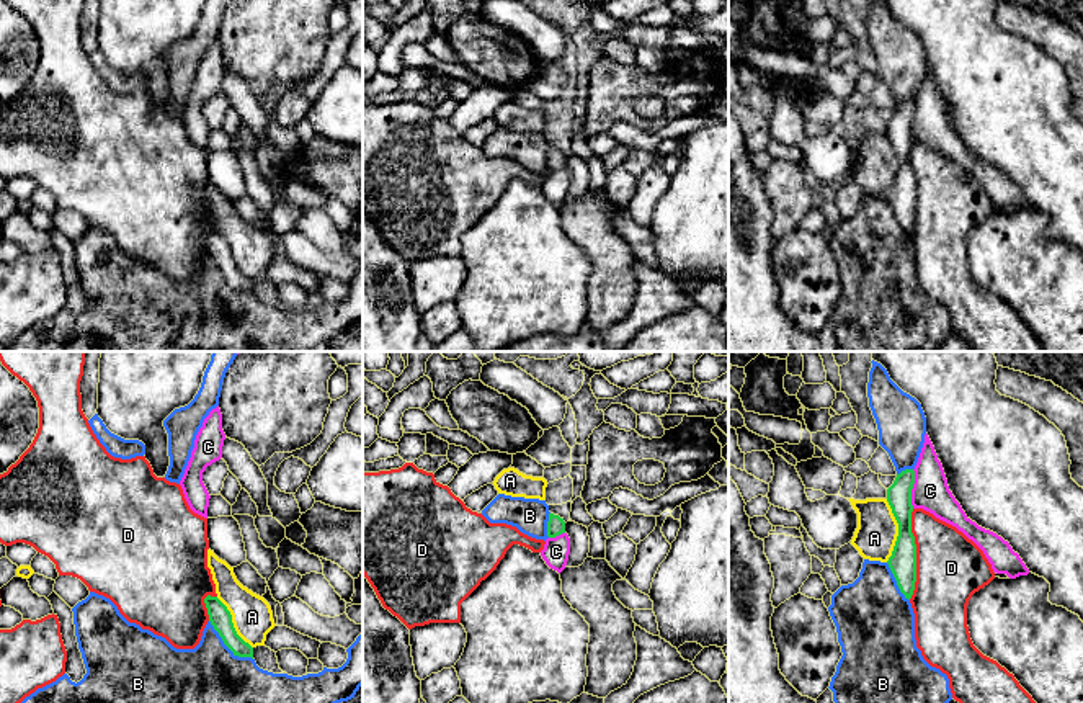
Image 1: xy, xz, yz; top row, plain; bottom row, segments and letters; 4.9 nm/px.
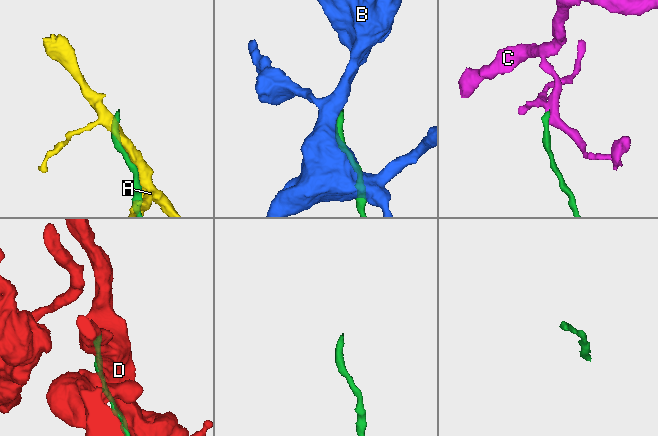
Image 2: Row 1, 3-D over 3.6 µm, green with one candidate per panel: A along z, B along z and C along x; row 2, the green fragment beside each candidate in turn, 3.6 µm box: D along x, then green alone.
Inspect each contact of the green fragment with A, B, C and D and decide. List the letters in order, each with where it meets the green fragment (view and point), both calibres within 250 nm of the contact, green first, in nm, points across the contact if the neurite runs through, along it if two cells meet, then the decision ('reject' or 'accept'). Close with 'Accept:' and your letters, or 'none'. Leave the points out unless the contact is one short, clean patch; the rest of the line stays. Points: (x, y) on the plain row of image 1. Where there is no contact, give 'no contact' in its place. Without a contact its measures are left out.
A: yz (899, 164) | 140/200 nm | reject
B: xy (227, 280) | 110/460 nm | reject
C: yz (912, 121) | 130/180 nm | across yz (899, 129), (904, 129), (912, 121), (927, 121), (930, 125) | accept
D: yz (915, 188) | 140/340 nm | reject
Accept: C

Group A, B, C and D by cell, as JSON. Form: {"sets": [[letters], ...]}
{"sets": [["A"], ["B"], ["C"], ["D"]]}

